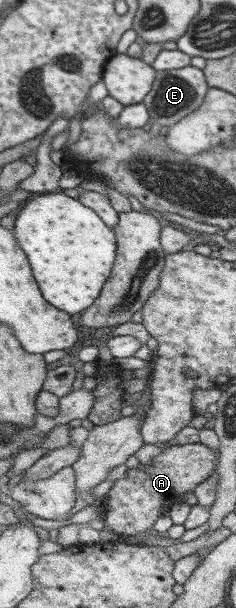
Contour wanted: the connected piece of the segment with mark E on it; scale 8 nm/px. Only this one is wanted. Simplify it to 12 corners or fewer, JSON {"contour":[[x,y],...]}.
{"contour":[[190,65],[155,71],[141,102],[169,128],[198,109],[208,88]]}

